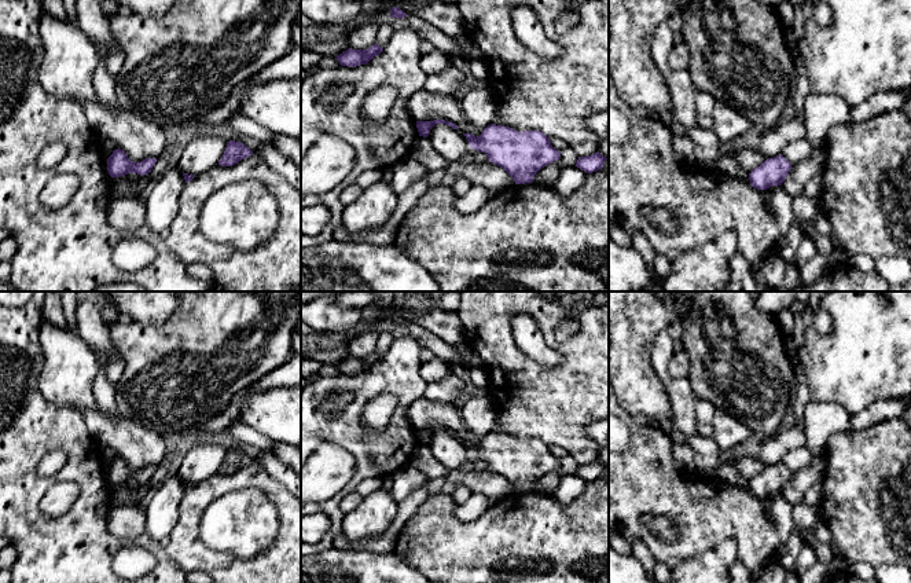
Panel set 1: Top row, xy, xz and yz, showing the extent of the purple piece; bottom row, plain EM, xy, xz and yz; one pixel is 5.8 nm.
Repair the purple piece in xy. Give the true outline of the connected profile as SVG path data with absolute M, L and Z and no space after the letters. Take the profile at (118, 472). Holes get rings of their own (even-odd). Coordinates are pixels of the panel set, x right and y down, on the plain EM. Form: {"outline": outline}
{"outline": "M117 456L107 466L107 480L111 485L125 484L128 481L147 483L155 473L157 466L146 466L140 470L132 470L124 458Z"}

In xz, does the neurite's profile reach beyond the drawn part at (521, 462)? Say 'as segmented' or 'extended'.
as segmented

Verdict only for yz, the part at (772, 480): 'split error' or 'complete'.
complete

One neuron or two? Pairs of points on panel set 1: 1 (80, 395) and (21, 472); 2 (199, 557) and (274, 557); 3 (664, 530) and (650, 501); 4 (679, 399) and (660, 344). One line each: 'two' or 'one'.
1: two
2: one
3: two
4: one

